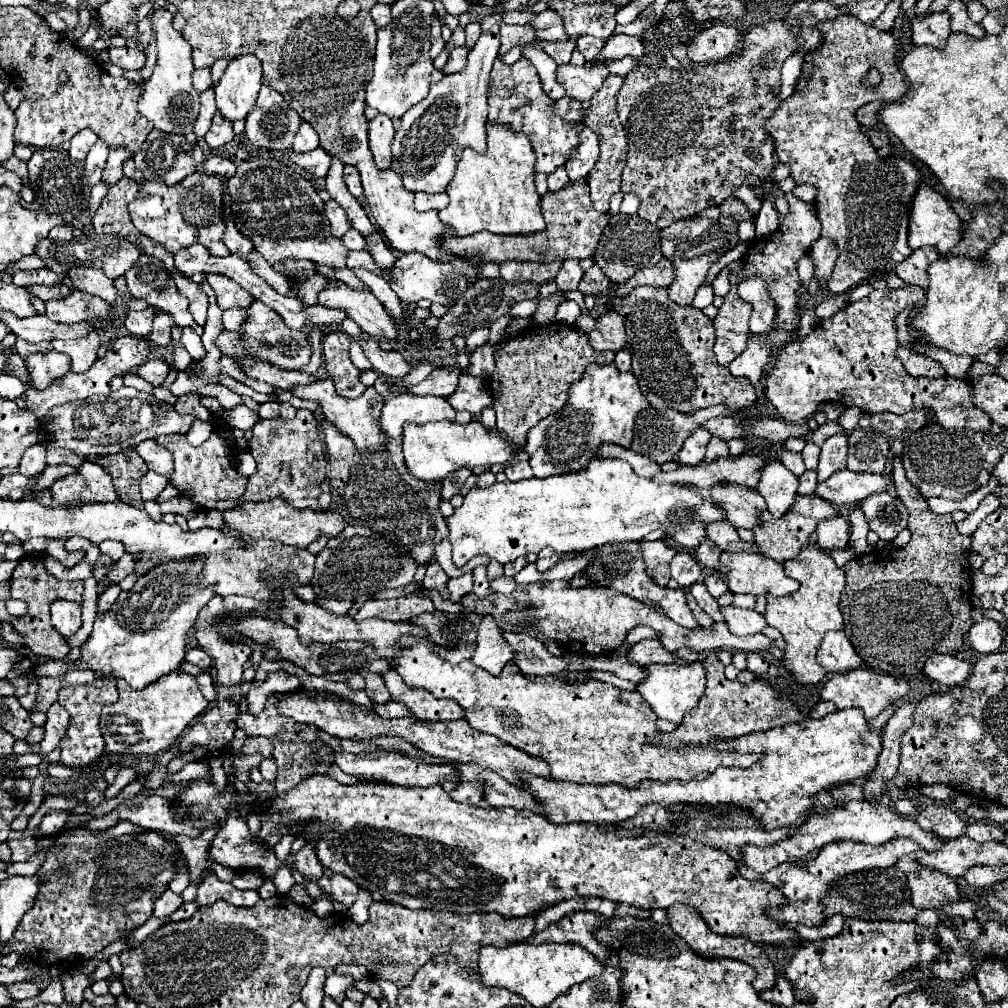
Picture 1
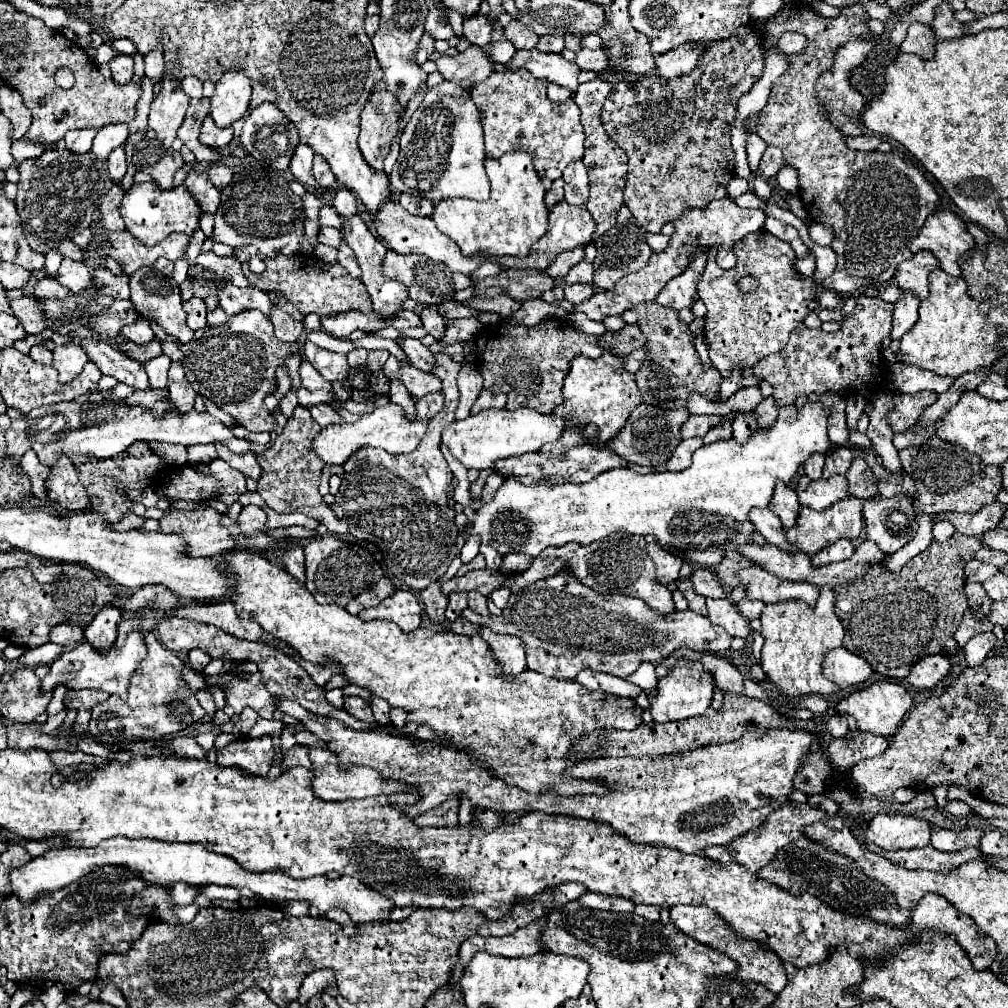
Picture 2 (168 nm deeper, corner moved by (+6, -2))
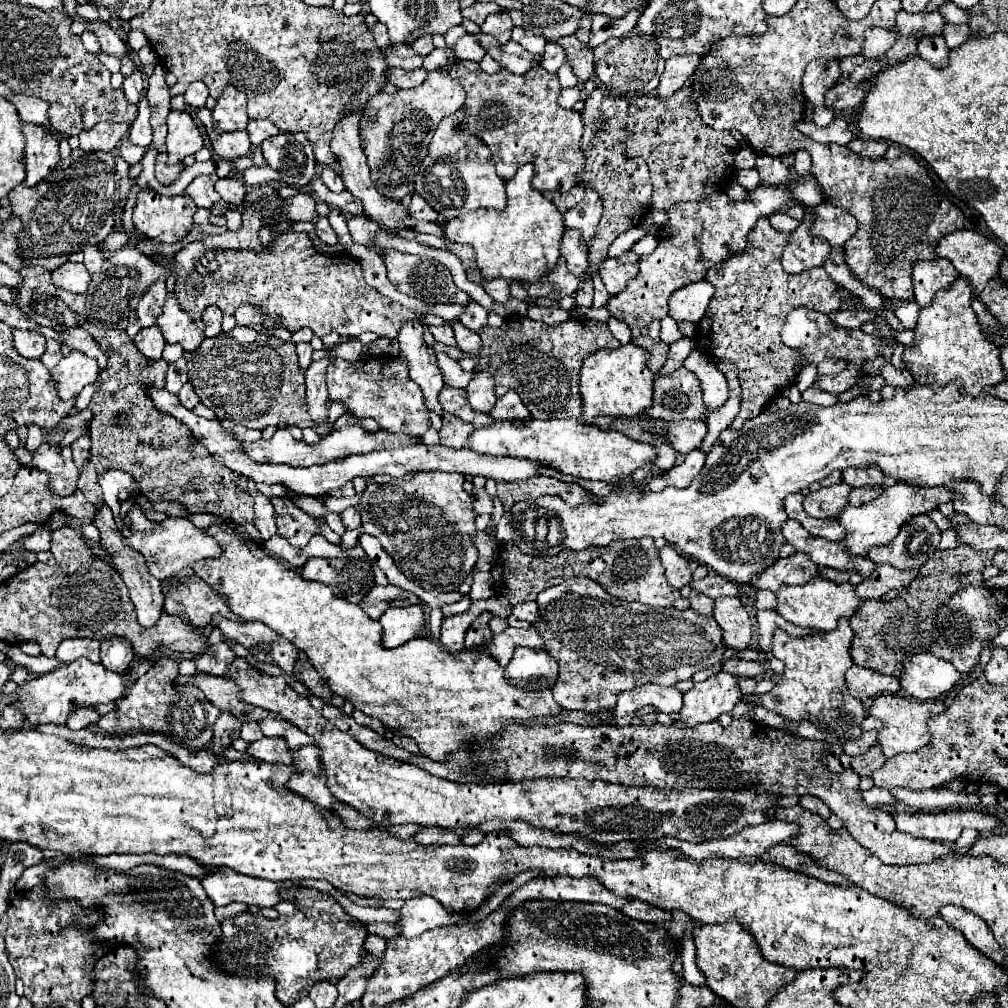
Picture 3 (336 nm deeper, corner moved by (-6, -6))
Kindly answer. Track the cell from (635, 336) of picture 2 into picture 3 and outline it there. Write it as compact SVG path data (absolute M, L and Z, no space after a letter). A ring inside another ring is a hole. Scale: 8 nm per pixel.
M640 335L638 339L632 339L632 343L638 345L638 347L644 347L646 351L650 351L648 367L650 367L652 373L656 373L656 371L664 365L664 361L666 361L666 353L668 353L668 345L666 345L666 343L662 343L662 341L654 341L654 339L650 339L648 335Z

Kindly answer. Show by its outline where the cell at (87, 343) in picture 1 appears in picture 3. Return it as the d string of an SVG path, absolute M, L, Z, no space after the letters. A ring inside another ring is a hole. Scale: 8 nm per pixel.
M70 351L52 369L52 377L58 383L58 397L64 401L76 397L88 383L98 379L98 373L100 369L94 359L82 355L82 351Z

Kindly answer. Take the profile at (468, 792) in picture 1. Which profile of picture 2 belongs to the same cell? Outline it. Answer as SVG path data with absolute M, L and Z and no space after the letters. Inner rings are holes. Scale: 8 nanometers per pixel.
M450 799L442 807L430 809L426 815L416 817L414 825L418 825L418 827L452 827L458 823L458 807L460 807L460 803L454 803Z

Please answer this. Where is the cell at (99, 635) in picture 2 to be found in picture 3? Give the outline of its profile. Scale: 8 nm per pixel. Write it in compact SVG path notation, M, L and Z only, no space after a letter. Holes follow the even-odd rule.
M102 639L100 659L102 665L110 667L112 671L126 671L134 659L134 649L124 643L124 639Z

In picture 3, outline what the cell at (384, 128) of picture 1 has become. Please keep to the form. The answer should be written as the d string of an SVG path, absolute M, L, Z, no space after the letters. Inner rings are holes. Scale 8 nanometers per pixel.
M430 71L428 79L414 89L400 89L392 95L378 93L374 99L370 99L366 105L366 115L374 115L376 121L366 125L362 119L360 135L372 179L382 195L400 201L406 193L414 191L414 173L428 153L432 139L430 135L440 119L452 115L460 105L464 105L464 99L466 93L462 91L462 85L448 71Z

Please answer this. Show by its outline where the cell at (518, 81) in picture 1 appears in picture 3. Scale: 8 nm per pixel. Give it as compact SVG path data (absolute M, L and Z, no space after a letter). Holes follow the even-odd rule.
M460 63L448 65L446 69L460 79L468 93L464 125L490 147L496 173L504 181L510 179L522 163L534 163L536 177L532 185L538 191L570 191L578 185L582 171L586 171L586 157L580 147L584 127L578 111L558 105L562 87L556 73L538 67L526 75L514 75L506 69L488 75L482 69L466 71Z

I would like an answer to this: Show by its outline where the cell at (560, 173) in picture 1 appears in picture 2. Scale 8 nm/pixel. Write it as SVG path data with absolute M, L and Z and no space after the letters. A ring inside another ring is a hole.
M556 179L552 183L552 189L546 193L546 205L552 207L552 205L556 205L562 199L564 199L564 179Z

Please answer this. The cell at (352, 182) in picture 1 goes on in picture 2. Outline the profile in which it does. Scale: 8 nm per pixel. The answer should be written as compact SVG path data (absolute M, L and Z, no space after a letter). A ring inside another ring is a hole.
M338 189L334 195L334 209L342 215L342 217L352 217L358 213L358 203L356 203L356 195L348 189Z

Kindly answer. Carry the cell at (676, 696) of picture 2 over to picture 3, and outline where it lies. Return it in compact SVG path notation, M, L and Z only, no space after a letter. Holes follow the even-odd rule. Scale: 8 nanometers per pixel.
M720 671L706 681L694 683L694 687L684 693L680 721L686 727L716 721L722 713L732 711L740 699L742 693L736 685L736 677Z

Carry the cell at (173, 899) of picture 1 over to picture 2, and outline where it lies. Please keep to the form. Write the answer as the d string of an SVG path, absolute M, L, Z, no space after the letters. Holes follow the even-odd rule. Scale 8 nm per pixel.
M174 883L172 887L172 899L174 905L192 905L194 897L200 893L198 885L190 885L190 883Z

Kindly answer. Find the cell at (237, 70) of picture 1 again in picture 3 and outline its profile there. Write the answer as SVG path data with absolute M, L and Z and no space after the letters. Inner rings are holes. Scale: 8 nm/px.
M226 87L220 99L216 101L216 107L212 111L214 123L222 131L242 131L248 125L248 115L246 115L246 93L238 91L236 87Z

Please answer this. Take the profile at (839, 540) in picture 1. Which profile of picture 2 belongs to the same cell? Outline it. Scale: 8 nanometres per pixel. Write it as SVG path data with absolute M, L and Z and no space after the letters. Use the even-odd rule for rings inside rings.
M842 539L842 541L838 541L838 543L834 543L834 547L826 547L826 551L820 551L818 555L812 555L812 565L814 565L814 567L824 567L824 565L834 563L834 561L850 559L852 553L854 553L852 541Z

